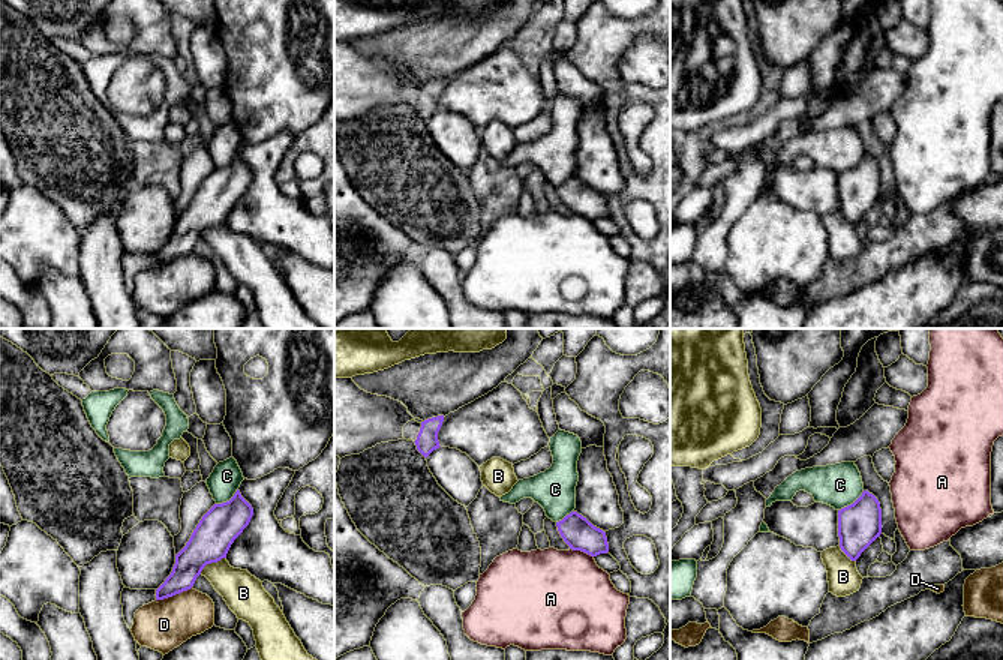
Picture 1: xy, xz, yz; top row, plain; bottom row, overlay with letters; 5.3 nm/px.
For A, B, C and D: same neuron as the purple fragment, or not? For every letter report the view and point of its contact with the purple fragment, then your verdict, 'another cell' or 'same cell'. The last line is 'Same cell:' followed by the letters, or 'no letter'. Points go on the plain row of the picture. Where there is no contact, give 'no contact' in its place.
A: contact xz (582, 215); another cell
B: contact xy (212, 225); another cell
C: contact yz (850, 168); another cell
D: contact xy (173, 258); another cell
Same cell: no letter

